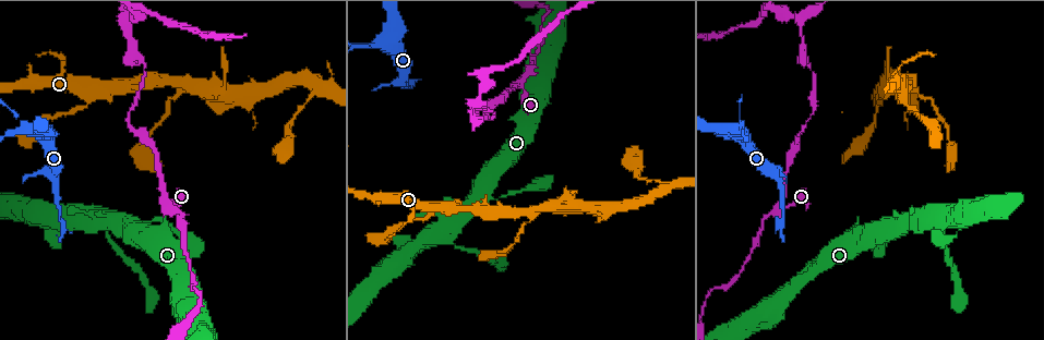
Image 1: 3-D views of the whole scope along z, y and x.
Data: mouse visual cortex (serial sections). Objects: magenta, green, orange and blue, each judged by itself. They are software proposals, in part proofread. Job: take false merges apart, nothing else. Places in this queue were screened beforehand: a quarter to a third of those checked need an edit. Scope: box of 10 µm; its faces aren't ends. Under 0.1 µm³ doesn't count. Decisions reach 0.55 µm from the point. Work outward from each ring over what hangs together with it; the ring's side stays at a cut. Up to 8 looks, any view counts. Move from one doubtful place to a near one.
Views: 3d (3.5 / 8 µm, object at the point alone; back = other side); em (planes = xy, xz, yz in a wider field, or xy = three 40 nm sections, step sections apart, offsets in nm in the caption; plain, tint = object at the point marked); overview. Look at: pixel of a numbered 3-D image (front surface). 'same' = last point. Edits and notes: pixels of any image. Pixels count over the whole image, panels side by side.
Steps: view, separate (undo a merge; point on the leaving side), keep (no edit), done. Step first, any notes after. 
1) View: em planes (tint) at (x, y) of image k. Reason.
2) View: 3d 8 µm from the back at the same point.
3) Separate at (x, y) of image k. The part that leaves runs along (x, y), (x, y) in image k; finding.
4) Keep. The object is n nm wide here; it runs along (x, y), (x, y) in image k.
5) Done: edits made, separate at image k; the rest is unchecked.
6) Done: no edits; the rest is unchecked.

View: 3d 3.5 µm at (490, 199) of image 1. Sudden change in width.

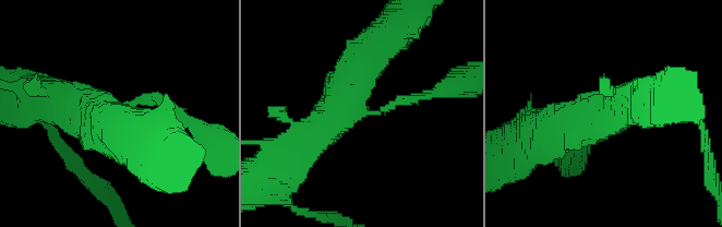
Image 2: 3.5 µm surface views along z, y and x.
View: em xy step 1 (plain) at (365, 109) of image 2.

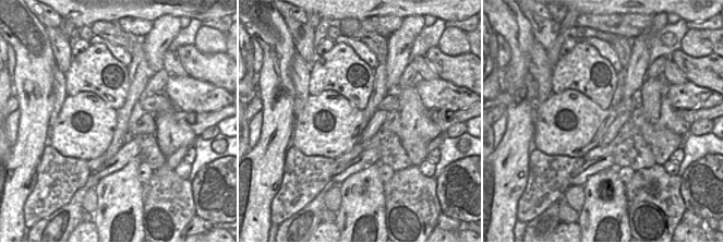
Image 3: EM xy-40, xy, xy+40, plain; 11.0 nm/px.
View: em xy step 1 (tint) at the same point.

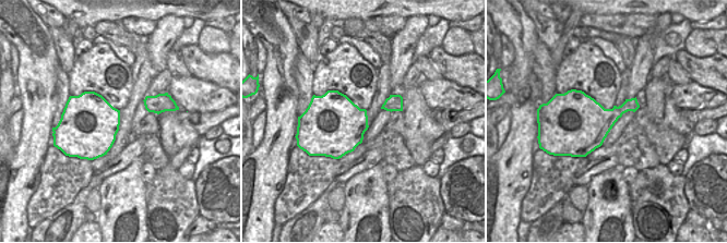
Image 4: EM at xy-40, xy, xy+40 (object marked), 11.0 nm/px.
Keep. The arms are 150, 600, 600 nm wide; it runs along (374, 49), (341, 110), (291, 153) in image 2; continuous, no second cell.

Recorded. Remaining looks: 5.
View: 3d 3.5 µm from the back at (739, 119) of image 1. Thick turns thin.

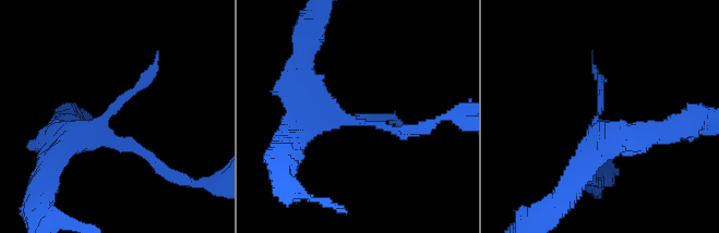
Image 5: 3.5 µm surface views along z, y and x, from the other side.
View: em xy step 1 (tint) at (597, 116) of image 5. The arms are 100, 350 nm wide; shape alone is not enough.

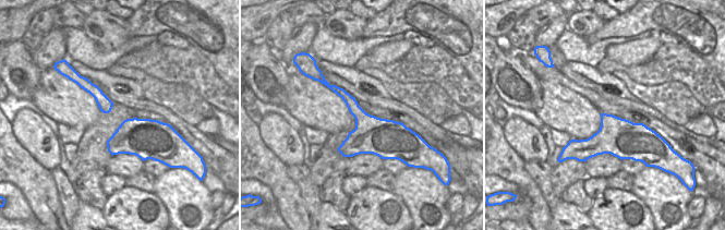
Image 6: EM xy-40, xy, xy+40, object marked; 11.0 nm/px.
View: em planes (tint) at the same point. Cut it another way.

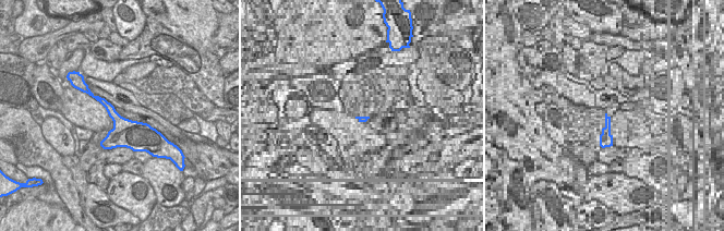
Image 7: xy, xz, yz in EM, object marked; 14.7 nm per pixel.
Keep. The object is 400 nm wide here; it runs along (52, 156), (133, 93), (150, 65) in image 5; all the same cell.

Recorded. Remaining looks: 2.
View: 3d 8 µm at (127, 22) of image 1. Arms part here.

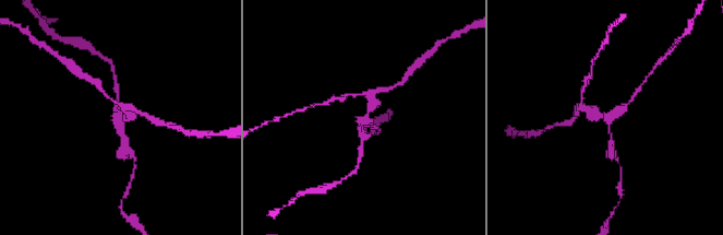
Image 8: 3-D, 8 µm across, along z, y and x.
View: 3d 3.5 µm at the same point. Closer look.

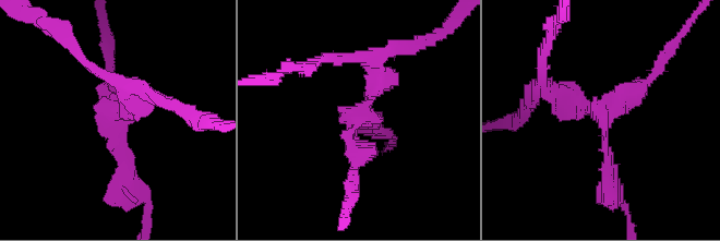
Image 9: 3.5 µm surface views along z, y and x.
Separate at (150, 105) of image 9. The part that leaves runs along (370, 98), (373, 59), (427, 43) in image 9; a second cell is stuck on.

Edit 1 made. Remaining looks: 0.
Done: edits made, separate at image 9; the rest is unchecked.

